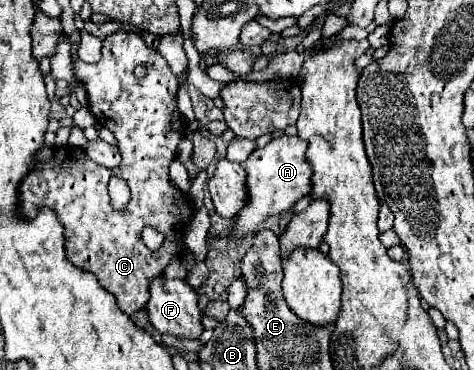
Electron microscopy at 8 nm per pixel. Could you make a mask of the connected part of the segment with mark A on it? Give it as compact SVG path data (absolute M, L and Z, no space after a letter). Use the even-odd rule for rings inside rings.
M279 136L279 138L273 138L265 148L257 148L251 152L251 156L245 160L249 202L243 208L243 212L235 216L235 230L233 230L235 240L239 240L243 234L257 232L269 216L277 216L293 210L297 200L311 194L313 172L305 158L305 150L307 150L307 142L303 138Z

